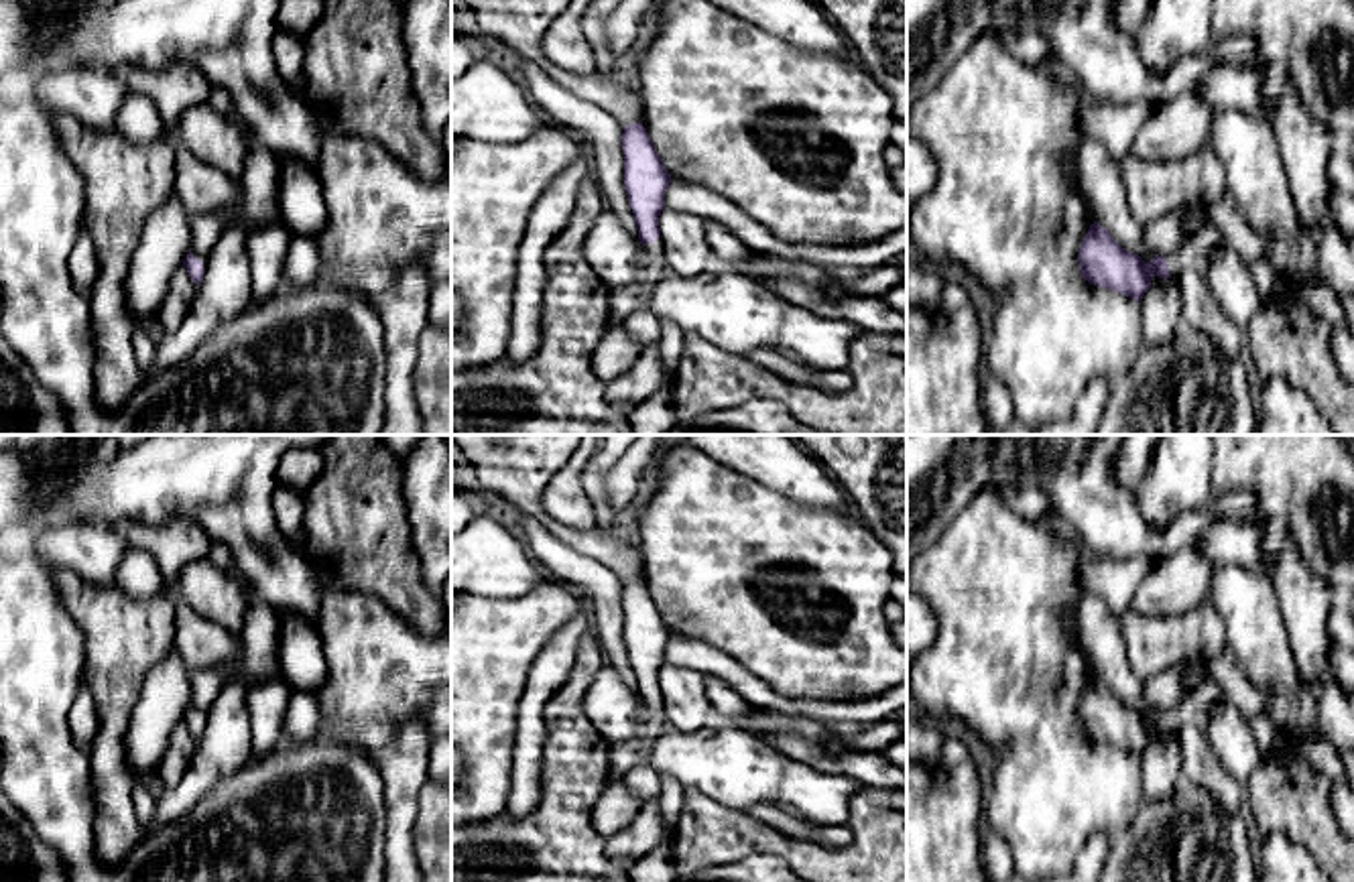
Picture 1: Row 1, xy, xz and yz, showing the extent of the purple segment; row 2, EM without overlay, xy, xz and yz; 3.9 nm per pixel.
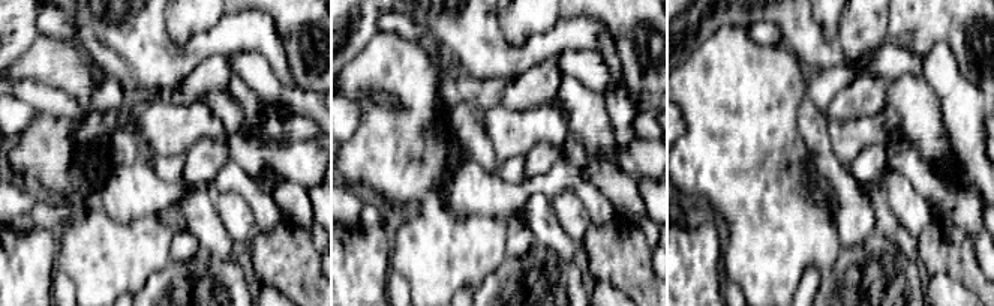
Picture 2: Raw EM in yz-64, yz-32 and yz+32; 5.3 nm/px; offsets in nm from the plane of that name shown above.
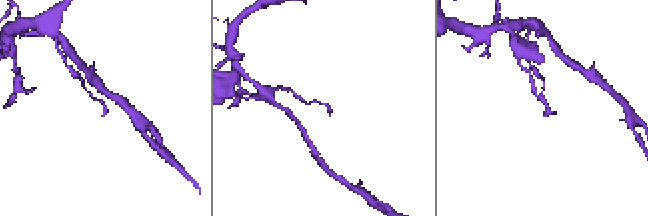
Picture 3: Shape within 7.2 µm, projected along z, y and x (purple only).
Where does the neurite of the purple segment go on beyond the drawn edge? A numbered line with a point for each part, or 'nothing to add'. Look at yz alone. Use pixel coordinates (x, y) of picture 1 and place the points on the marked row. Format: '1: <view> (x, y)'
1: yz (1196, 253)

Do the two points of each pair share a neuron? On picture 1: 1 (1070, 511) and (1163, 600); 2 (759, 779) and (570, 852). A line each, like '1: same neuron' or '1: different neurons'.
1: different neurons
2: different neurons

